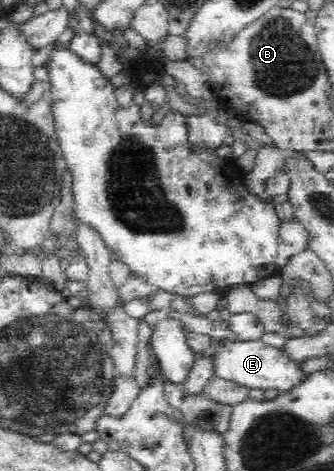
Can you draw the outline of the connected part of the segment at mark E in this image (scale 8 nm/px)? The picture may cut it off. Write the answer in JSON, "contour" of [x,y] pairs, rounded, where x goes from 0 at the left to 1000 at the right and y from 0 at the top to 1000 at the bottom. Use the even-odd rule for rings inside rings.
{"contour":[[[784,720],[674,726],[668,737],[638,741],[635,749],[644,756],[644,769],[650,769],[647,796],[743,828],[823,830],[829,841],[847,841],[880,828],[883,822],[895,822],[925,800],[925,794],[901,783],[898,769],[871,760],[850,745],[793,730]]]}

